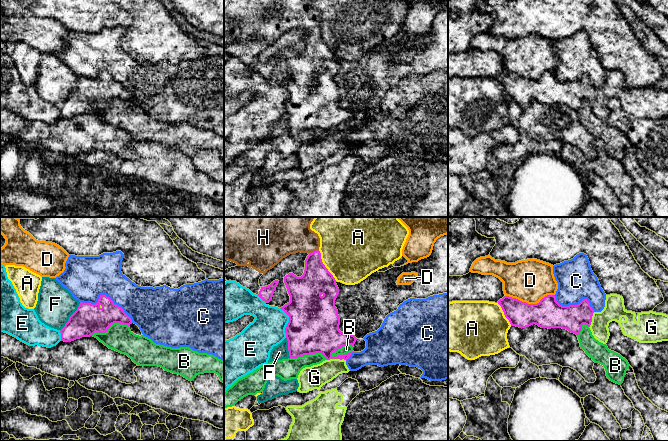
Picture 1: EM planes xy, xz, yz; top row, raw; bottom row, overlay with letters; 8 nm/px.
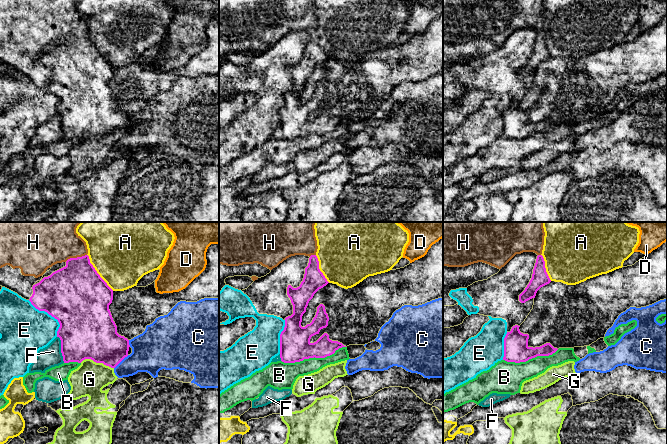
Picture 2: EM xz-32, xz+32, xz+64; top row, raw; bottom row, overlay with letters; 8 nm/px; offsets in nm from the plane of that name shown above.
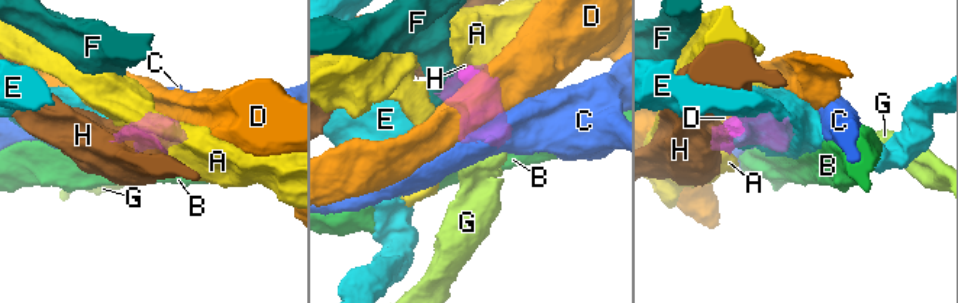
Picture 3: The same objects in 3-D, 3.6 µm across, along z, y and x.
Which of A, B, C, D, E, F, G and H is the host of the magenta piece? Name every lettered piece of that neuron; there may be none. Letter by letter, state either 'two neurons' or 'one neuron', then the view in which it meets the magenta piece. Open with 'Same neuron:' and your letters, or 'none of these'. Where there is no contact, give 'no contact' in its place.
Same neuron: G, H
A: two neurons | xz
B: two neurons | xz
C: two neurons | xy
D: two neurons | yz
E: two neurons | xz
F: two neurons | xy
G: one neuron | xz
H: one neuron | xz

